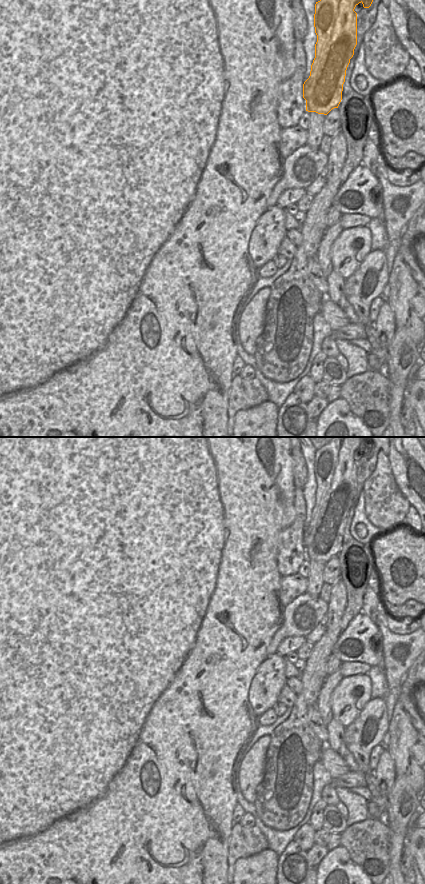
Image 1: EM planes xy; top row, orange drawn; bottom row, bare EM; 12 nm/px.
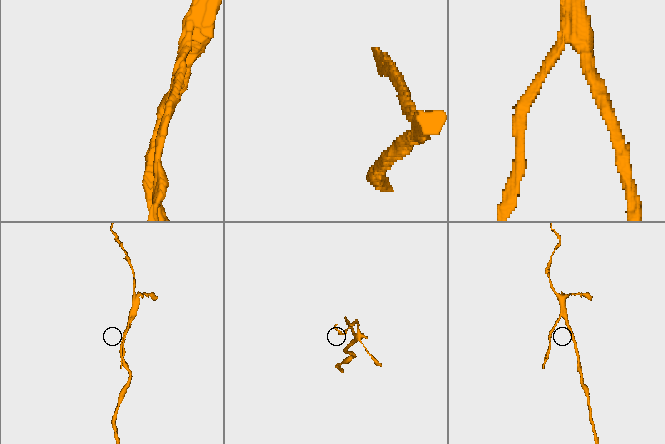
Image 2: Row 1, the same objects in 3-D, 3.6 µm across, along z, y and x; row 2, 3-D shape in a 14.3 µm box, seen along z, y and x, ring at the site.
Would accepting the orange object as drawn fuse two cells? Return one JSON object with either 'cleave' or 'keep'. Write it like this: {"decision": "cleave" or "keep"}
{"decision": "cleave"}

